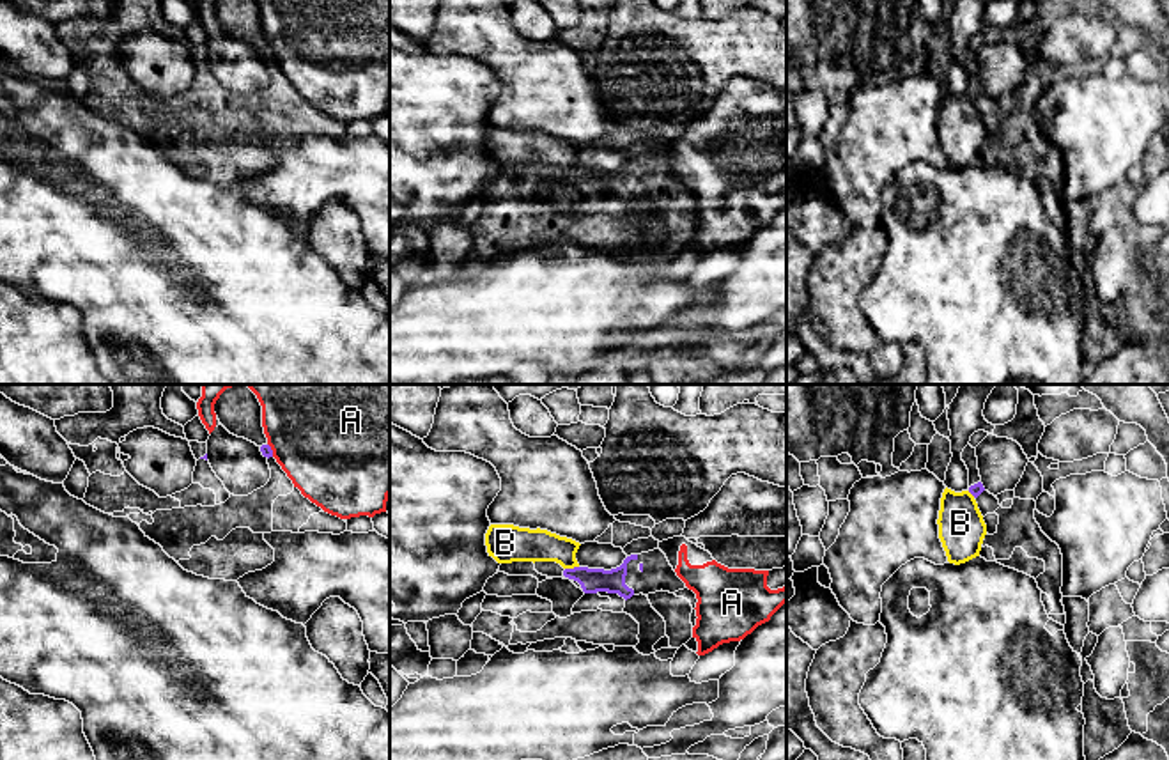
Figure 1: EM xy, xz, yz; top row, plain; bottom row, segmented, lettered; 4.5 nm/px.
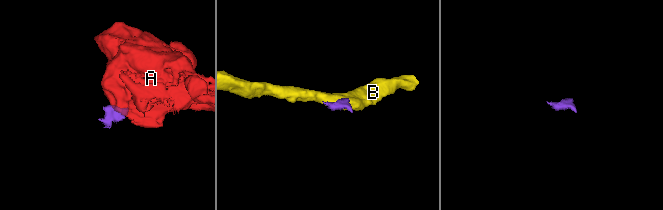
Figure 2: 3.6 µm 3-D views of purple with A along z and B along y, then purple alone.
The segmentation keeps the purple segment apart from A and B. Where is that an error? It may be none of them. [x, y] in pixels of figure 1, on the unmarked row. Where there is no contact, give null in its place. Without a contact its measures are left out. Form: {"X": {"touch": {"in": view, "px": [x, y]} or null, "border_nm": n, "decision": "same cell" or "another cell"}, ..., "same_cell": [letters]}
{"A": {"touch": {"in": "xy", "px": [271, 54]}, "border_nm": 70, "decision": "another cell"}, "B": {"touch": {"in": "xz", "px": [571, 172]}, "border_nm": 70, "decision": "another cell"}, "same_cell": []}

